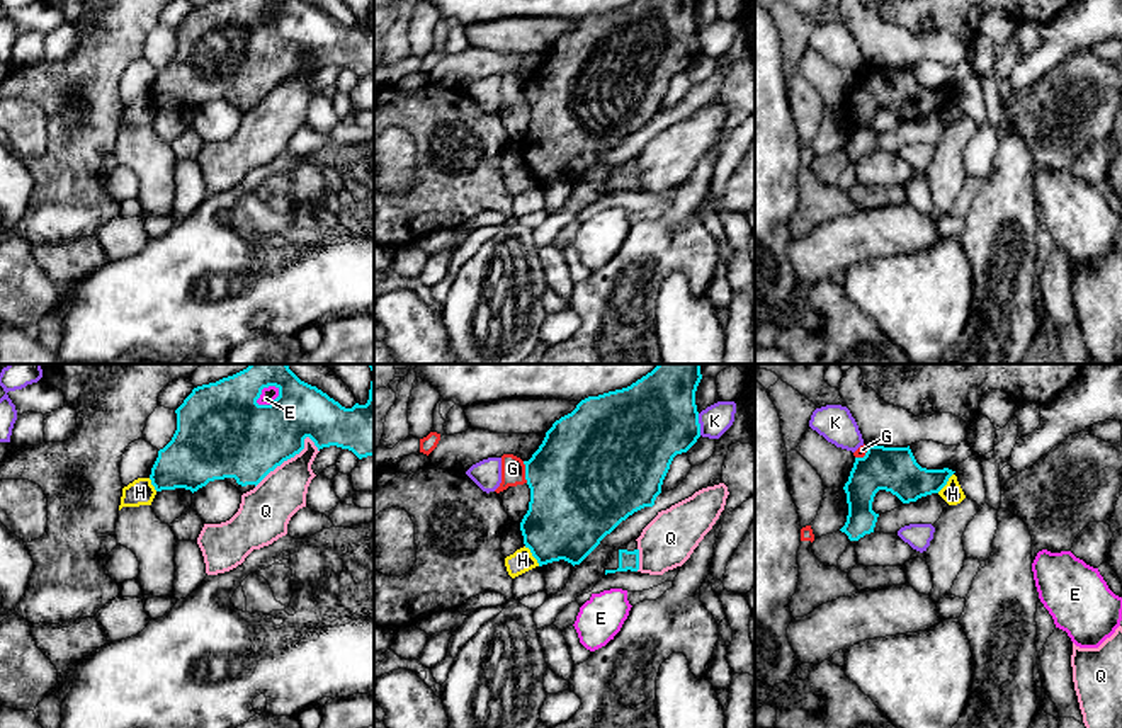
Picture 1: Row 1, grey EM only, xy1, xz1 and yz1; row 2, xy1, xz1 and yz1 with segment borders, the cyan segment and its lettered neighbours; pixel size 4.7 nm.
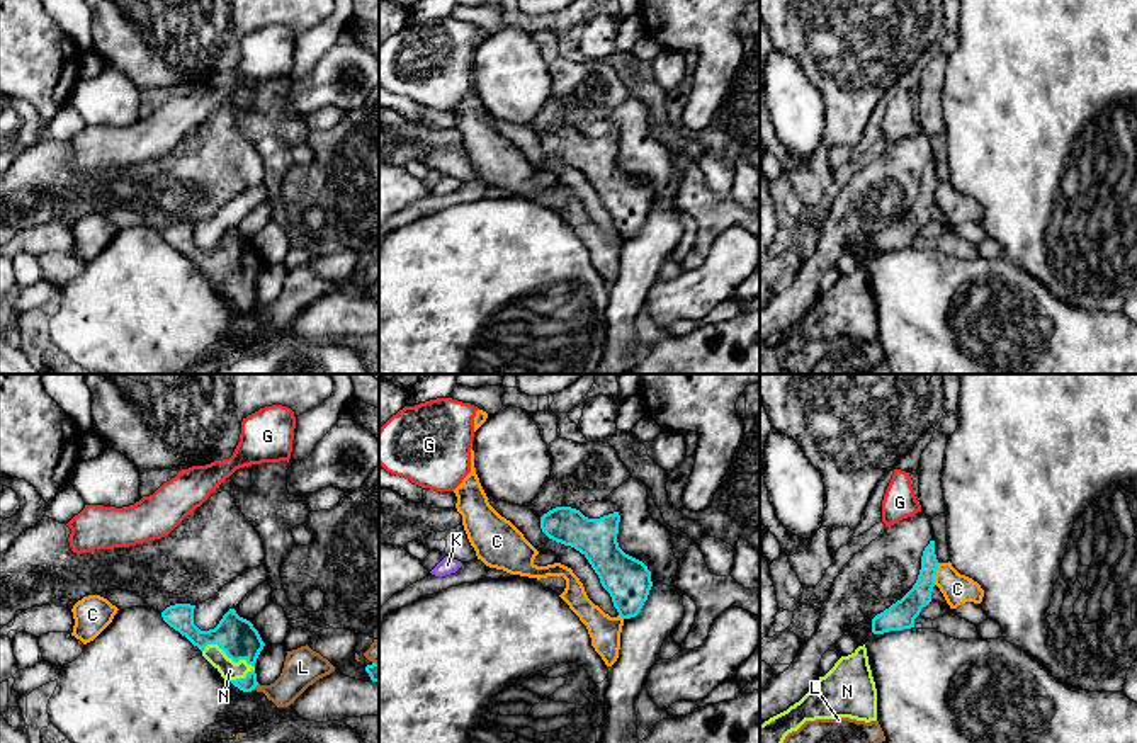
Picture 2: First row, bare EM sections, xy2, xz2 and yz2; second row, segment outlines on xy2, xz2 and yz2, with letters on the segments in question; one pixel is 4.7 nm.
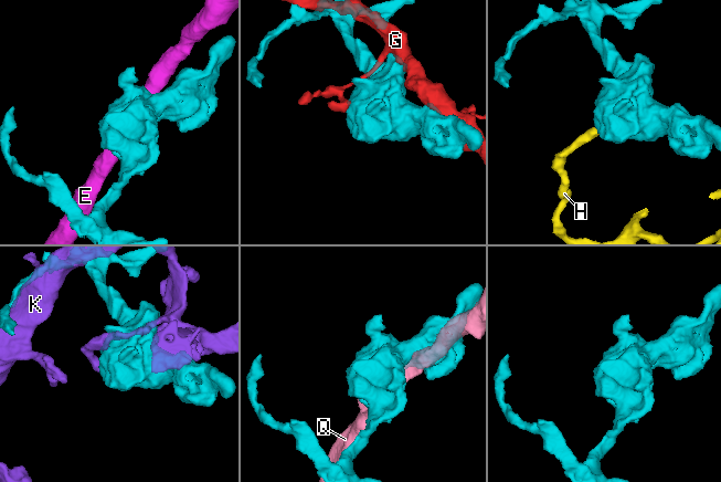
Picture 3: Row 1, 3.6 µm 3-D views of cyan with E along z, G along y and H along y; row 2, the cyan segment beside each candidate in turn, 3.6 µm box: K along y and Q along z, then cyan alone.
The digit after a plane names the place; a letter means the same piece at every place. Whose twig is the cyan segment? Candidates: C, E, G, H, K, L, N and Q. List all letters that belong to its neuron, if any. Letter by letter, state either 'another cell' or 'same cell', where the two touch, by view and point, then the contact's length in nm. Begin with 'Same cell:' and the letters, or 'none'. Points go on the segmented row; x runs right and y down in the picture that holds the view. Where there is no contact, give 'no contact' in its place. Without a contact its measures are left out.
Same cell: N
C: another cell | yz2 (935, 573) | 110 nm
E: another cell | xy1 (264, 386) | 140 nm
G: another cell | xz1 (526, 472) | 110 nm
H: another cell | xz1 (532, 555) | 120 nm
K: another cell | xz1 (699, 424) | 110 nm
L: another cell | xy2 (255, 686) | 50 nm
N: same cell | xy2 (230, 657) | 260 nm
Q: another cell | xy1 (288, 458) | 360 nm

